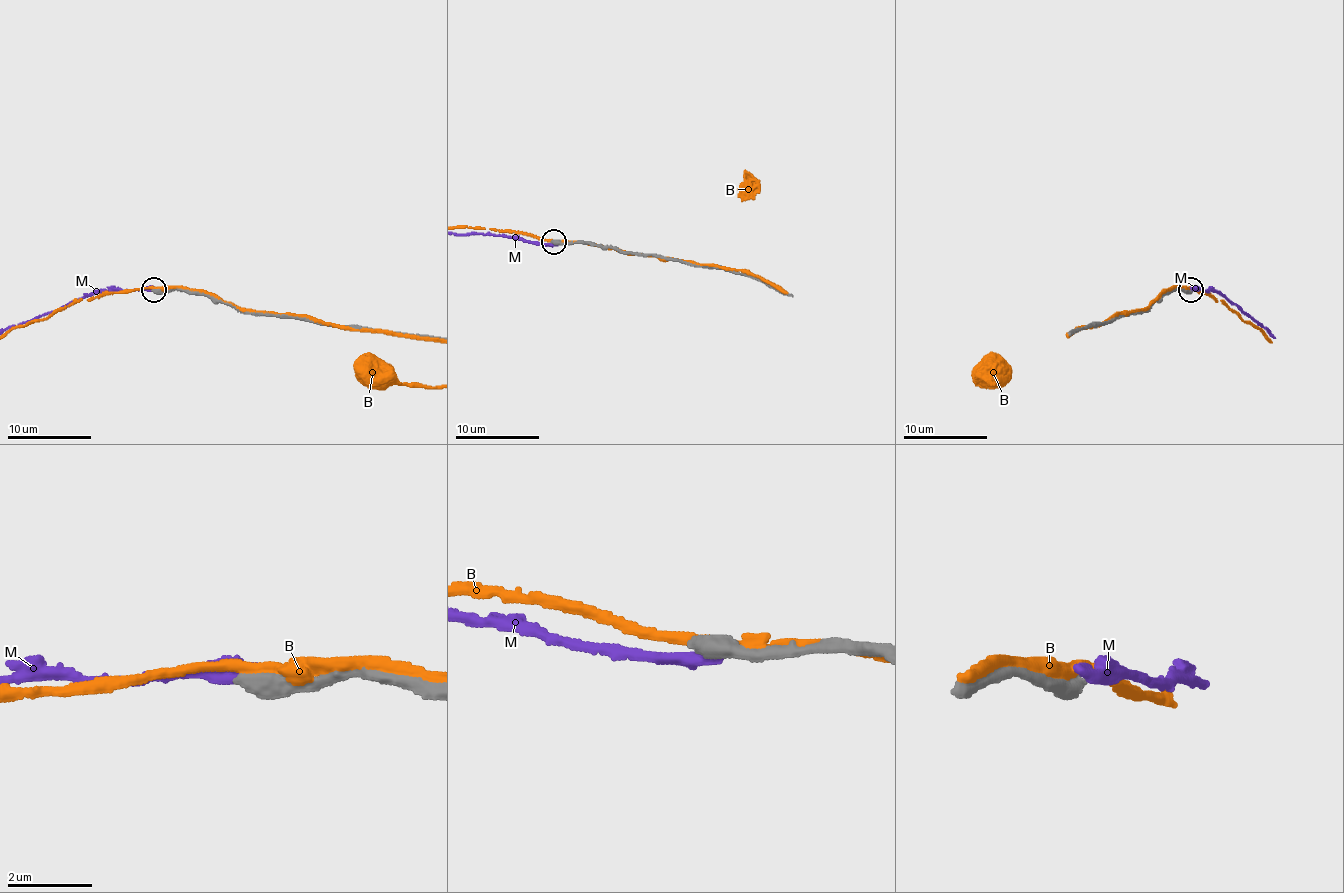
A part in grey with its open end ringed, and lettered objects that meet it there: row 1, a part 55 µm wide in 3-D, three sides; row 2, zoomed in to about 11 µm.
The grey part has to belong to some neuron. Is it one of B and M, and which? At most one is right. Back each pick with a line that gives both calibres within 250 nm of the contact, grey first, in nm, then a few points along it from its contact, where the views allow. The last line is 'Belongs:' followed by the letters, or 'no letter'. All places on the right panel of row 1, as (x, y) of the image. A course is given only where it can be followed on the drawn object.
Belongs: no letter

